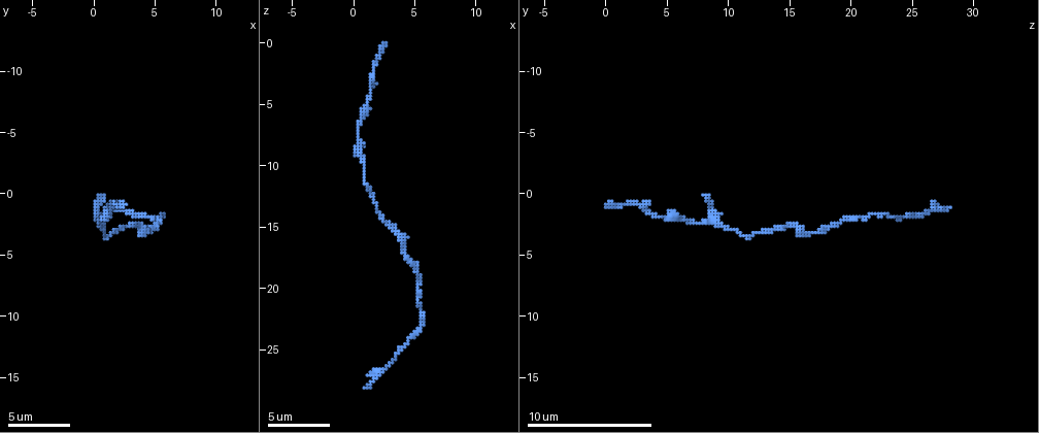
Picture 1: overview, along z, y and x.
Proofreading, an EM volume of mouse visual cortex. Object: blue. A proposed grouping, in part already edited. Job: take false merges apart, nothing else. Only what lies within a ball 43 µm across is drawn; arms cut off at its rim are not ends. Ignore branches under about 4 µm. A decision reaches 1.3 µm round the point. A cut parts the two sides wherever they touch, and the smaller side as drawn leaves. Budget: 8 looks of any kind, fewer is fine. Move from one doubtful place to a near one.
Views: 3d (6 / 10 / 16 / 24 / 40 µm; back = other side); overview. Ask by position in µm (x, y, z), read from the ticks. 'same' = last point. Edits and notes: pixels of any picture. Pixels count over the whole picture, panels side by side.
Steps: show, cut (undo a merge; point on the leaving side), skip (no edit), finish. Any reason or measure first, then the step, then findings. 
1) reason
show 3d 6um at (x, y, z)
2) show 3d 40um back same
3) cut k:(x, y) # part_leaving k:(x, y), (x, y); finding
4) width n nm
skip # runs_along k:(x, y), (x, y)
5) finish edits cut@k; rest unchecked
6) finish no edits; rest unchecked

calibre changes
show 3d 16um at (3.2, 1.8, 25.8)

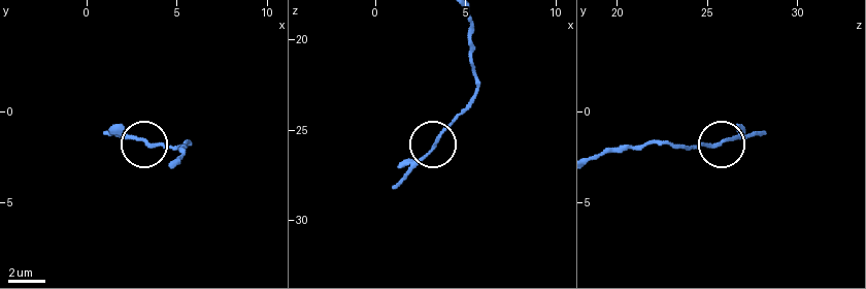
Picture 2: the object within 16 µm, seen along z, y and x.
show 3d 16um back at (3.4, 1.7, 25.7)

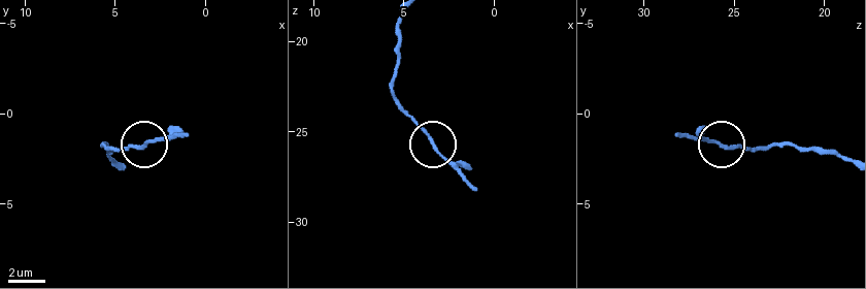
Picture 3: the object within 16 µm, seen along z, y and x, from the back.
width 160 nm
skip # runs_along 3:(120, 165), (106, 143), (112, 148), (134, 148), (188, 134); all the same neuron

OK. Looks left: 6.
thick turns thin
show 3d 10um at (5.4, 2.0, 21.2)

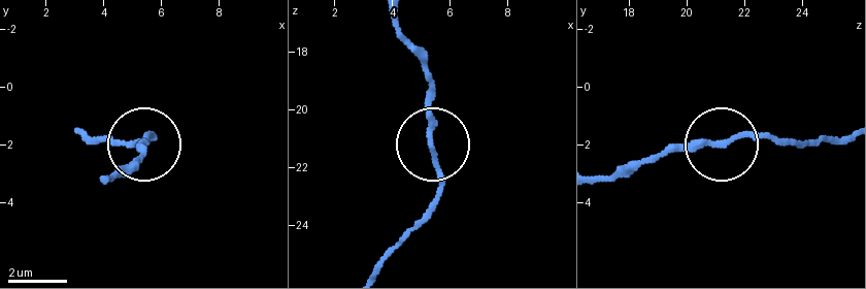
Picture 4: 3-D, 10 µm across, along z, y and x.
width 200 nm
skip # runs_along 4:(597, 179), (744, 134), (794, 141); all the same neuron

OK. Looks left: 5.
show 3d 10um at (2.8, 2.6, 15.0)

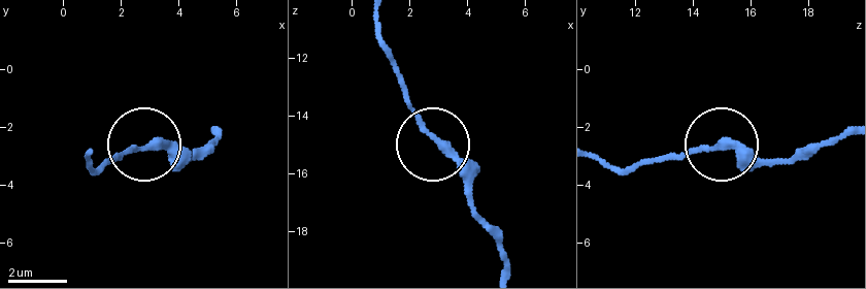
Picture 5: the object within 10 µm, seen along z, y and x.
show 3d 6um at (2.7, 2.7, 14.7)

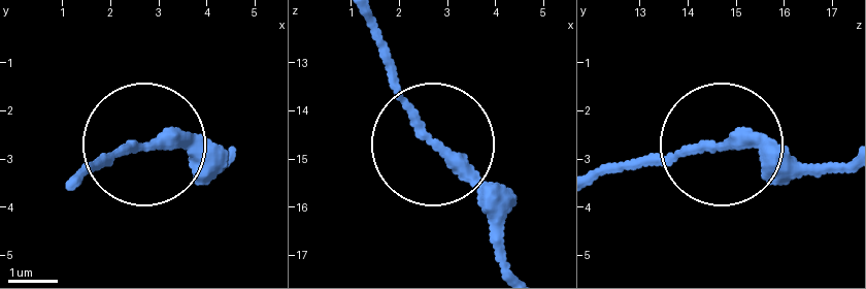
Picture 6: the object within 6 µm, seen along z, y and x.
skip # runs_along 6:(139, 143), (86, 164); continuous, no second neuron

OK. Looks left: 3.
calibre changes
show 3d 16um at (0.8, 2.6, 10.0)

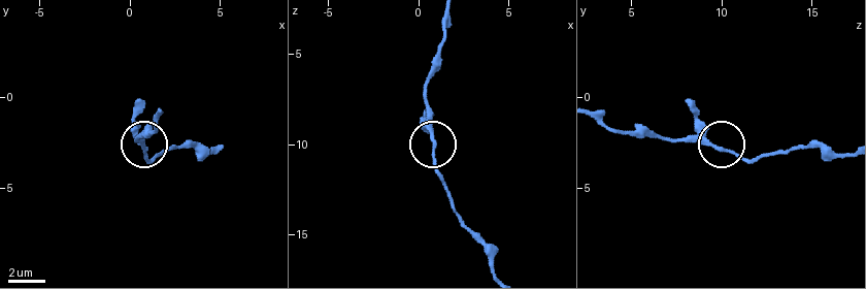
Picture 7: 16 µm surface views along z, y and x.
skip # runs_along 7:(465, 225), (434, 162), (425, 85); all the same neuron

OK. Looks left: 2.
finish no edits; rest unchecked

